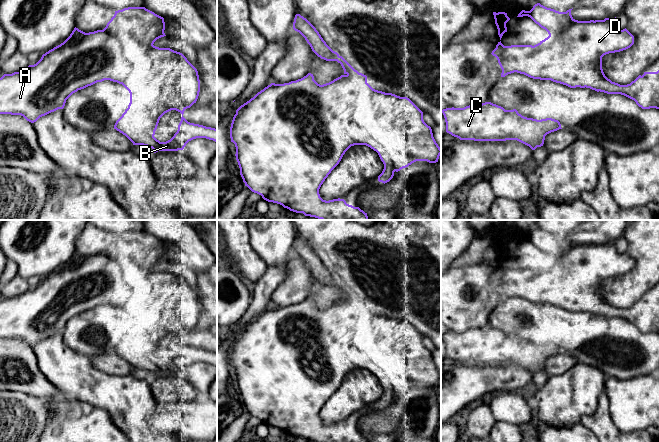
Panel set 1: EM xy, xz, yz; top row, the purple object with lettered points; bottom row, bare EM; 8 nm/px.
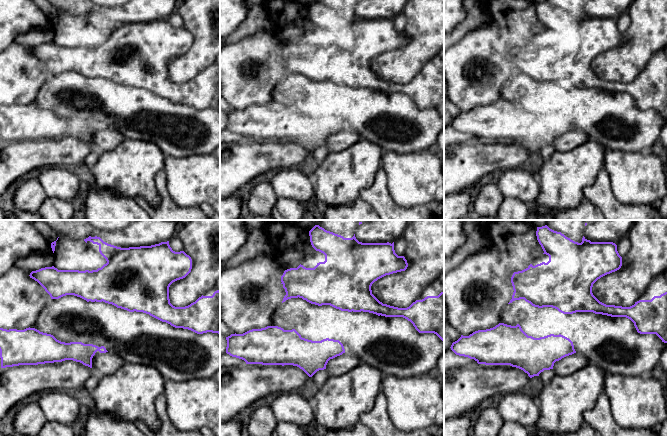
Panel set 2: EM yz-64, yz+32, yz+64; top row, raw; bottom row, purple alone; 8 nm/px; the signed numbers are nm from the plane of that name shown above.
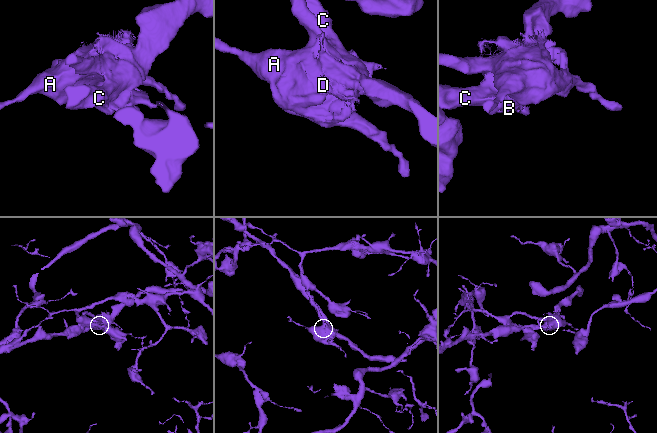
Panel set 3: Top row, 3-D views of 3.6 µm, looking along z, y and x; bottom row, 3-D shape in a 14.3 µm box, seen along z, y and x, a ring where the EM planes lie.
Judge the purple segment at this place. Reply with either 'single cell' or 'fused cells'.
fused cells

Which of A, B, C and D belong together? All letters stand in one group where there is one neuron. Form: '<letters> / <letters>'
A D / B C

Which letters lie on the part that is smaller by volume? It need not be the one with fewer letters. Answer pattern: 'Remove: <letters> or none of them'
Remove: B, C

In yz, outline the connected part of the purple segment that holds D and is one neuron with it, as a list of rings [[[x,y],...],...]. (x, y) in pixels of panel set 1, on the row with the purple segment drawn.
[[[613,20],[577,21],[565,33],[552,51],[560,71],[556,79],[560,84],[598,90],[607,94],[621,94],[636,102],[642,109],[659,109],[659,70],[644,72],[627,85],[620,85],[608,79],[602,69],[602,57],[609,53],[620,52],[634,44],[634,36],[625,28],[619,30]]]

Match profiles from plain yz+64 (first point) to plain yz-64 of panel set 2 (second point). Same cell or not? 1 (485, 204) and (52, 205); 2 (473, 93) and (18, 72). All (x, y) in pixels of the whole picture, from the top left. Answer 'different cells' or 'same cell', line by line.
1: different cells
2: same cell

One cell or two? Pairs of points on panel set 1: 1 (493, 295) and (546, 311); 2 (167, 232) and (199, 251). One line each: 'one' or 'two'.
1: two
2: one

